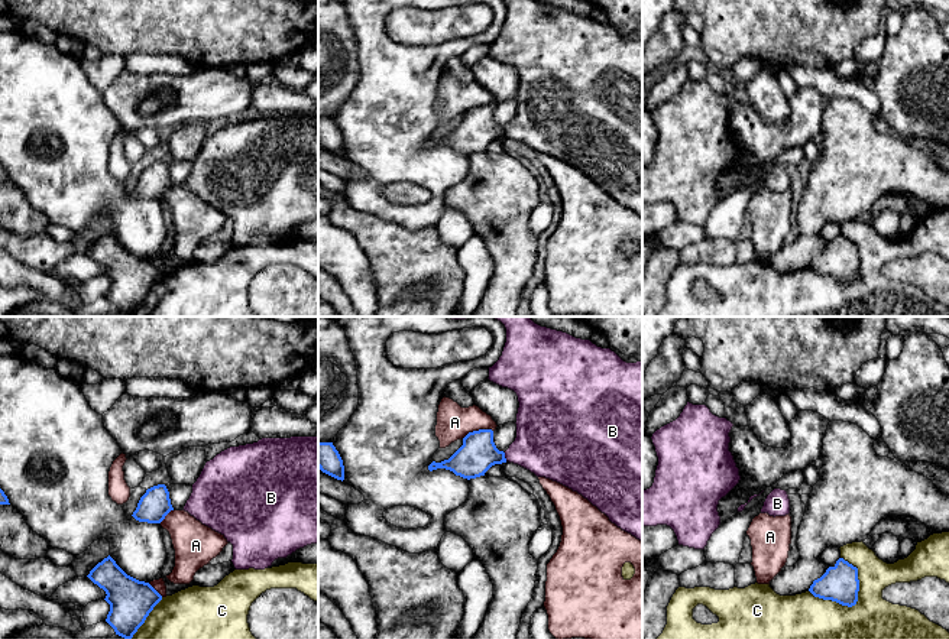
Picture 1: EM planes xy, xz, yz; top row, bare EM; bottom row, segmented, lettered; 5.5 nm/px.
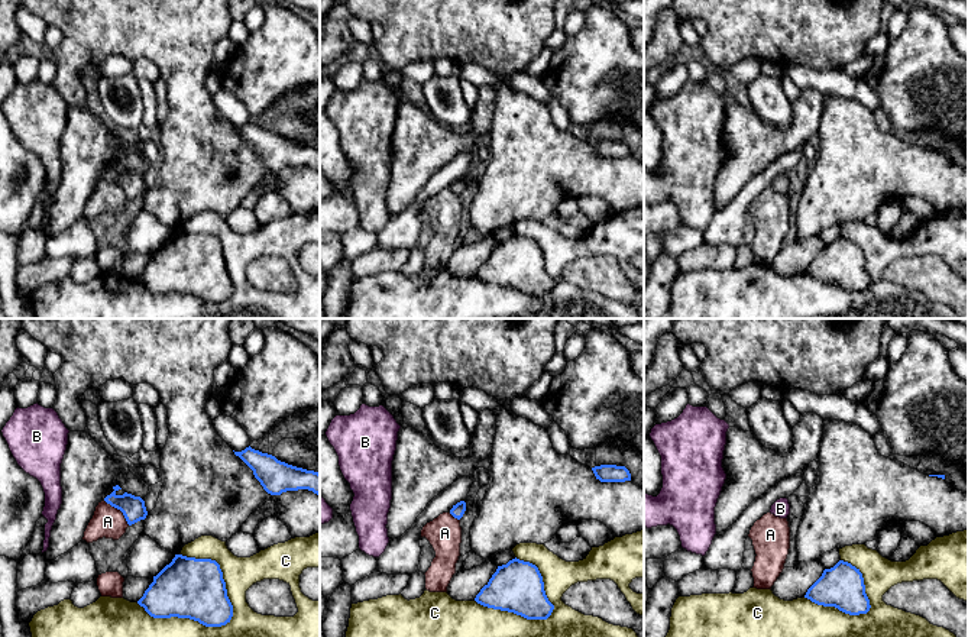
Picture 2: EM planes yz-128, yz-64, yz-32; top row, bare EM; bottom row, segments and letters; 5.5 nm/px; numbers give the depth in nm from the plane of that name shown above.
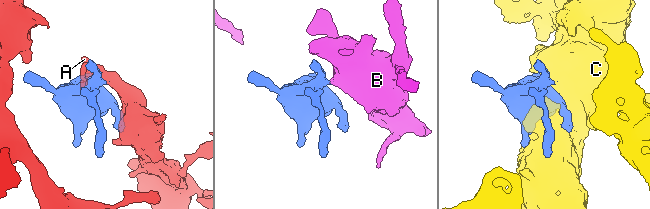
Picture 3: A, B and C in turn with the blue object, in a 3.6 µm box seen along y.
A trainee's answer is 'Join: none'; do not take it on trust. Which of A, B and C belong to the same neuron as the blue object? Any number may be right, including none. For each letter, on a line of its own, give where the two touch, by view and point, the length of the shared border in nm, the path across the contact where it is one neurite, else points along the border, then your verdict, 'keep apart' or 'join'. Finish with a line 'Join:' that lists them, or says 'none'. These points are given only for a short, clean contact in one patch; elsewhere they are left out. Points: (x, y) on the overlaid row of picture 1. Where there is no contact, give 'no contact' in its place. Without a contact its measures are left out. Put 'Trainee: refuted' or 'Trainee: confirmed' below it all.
A: meets blue in xz at (479, 430); contact 180 nm long; keep apart
B: meets blue in xz at (504, 457); contact 50 nm long; runs through xz (478, 454), (504, 457), (546, 444); join
C: meets blue in yz at (849, 606); contact 300 nm long; keep apart
Join: B
Trainee: refuted

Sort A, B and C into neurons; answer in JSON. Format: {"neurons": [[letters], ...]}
{"neurons": [["A"], ["B"], ["C"]]}

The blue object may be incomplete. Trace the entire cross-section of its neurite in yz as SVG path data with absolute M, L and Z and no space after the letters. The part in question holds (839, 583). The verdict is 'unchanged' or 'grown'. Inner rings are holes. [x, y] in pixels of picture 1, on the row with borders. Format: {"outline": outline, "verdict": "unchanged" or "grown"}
{"outline": "M839 558L833 567L829 567L820 578L813 581L809 591L814 597L852 607L858 601L858 568Z", "verdict": "unchanged"}

